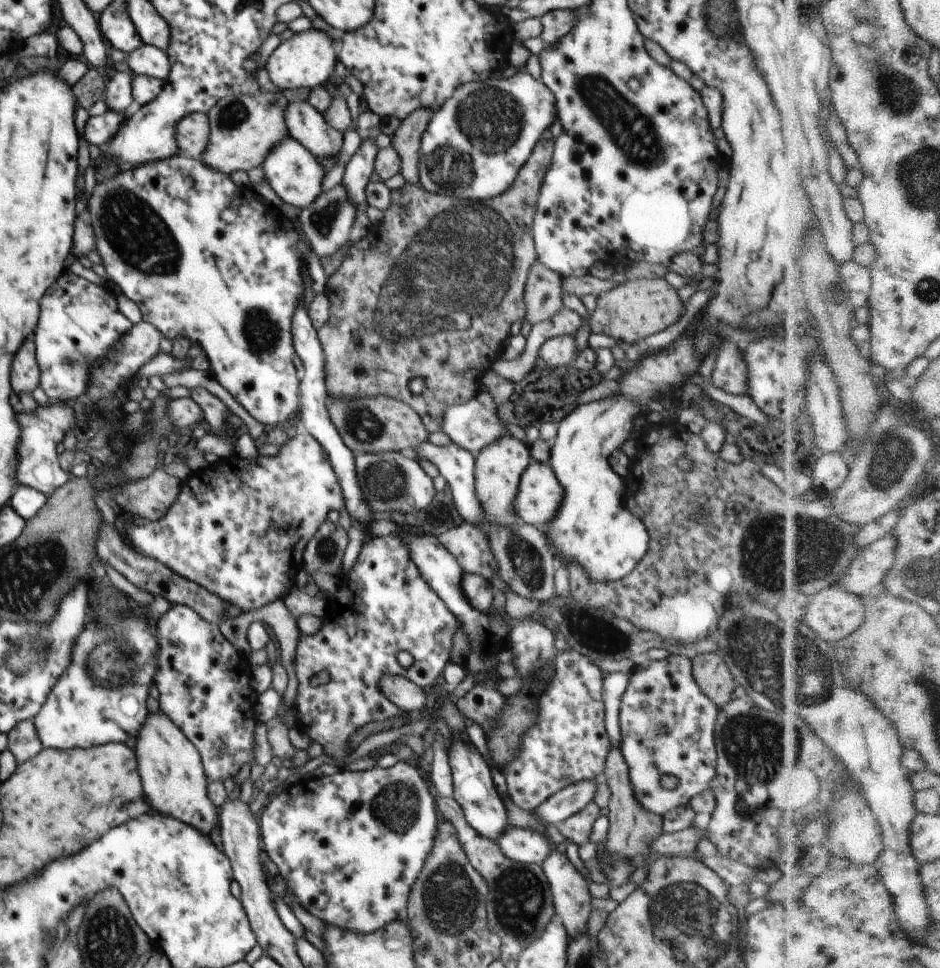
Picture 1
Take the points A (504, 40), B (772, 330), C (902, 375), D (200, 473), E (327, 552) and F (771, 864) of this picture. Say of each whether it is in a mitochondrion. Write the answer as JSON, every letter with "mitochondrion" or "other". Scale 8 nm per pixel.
{"A":"other","B":"other","C":"other","D":"other","E":"mitochondrion","F":"other"}

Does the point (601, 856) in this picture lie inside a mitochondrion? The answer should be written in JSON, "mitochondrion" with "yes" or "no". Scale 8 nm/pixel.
{"mitochondrion":"no"}

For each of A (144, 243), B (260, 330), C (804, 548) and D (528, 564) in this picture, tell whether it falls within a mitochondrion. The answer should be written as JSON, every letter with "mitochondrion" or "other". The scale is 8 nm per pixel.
{"A":"mitochondrion","B":"mitochondrion","C":"mitochondrion","D":"mitochondrion"}

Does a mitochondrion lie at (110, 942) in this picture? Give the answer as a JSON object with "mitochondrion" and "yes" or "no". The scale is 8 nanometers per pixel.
{"mitochondrion":"yes"}

